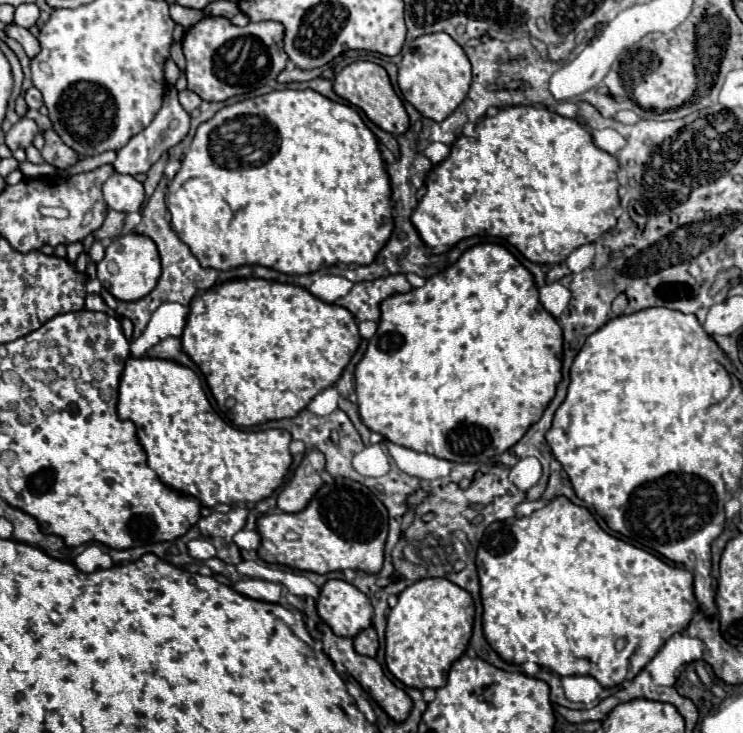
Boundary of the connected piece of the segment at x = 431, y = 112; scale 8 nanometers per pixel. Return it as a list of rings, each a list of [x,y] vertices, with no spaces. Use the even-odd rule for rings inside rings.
[[[447,33],[421,35],[409,45],[409,51],[403,55],[397,83],[405,101],[409,101],[423,117],[443,121],[467,97],[471,85],[471,63],[465,51]]]

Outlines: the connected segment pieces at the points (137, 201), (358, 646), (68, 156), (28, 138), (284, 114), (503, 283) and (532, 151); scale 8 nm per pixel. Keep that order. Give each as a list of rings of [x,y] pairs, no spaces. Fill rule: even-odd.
[[[113,173],[105,183],[103,183],[103,199],[109,205],[109,209],[115,211],[141,211],[143,205],[143,185],[133,179],[131,175],[121,175]]]
[[[373,627],[361,631],[361,633],[353,639],[353,643],[355,643],[355,651],[357,651],[359,655],[367,655],[367,657],[373,657],[373,659],[377,657],[379,641],[377,641],[377,633],[375,633]]]
[[[45,131],[45,147],[43,147],[43,151],[41,151],[41,155],[43,155],[43,159],[49,163],[49,165],[53,165],[53,167],[57,167],[57,169],[65,169],[67,165],[73,165],[77,159],[79,159],[79,155],[75,153],[75,151],[71,151],[61,139],[59,139],[59,135],[55,133],[55,131]]]
[[[19,119],[9,133],[5,133],[5,145],[15,151],[15,149],[25,149],[33,143],[33,137],[39,133],[39,127],[31,119]]]
[[[283,89],[283,91],[271,91],[267,95],[239,101],[233,105],[223,107],[213,119],[201,123],[197,127],[197,133],[193,137],[193,143],[187,151],[187,155],[181,161],[181,169],[175,175],[175,179],[167,187],[167,209],[171,213],[171,223],[179,239],[187,243],[191,253],[199,259],[199,263],[207,269],[217,271],[229,271],[241,265],[263,265],[277,269],[287,275],[305,275],[315,273],[323,267],[331,267],[337,263],[347,265],[369,265],[373,263],[375,255],[383,249],[387,239],[393,231],[393,215],[391,215],[391,185],[389,175],[385,171],[385,161],[379,151],[379,143],[375,135],[367,129],[361,115],[351,107],[343,103],[335,103],[311,89],[295,91],[295,89]]]
[[[483,243],[465,251],[459,257],[459,261],[451,265],[451,269],[447,269],[445,273],[427,279],[427,283],[421,289],[411,289],[409,293],[391,295],[391,299],[383,301],[377,333],[369,339],[367,353],[355,369],[355,393],[357,393],[359,415],[361,421],[371,431],[383,435],[387,441],[395,445],[419,453],[429,453],[453,463],[485,463],[487,459],[511,449],[525,435],[525,431],[541,419],[545,407],[555,397],[557,383],[561,381],[561,351],[563,351],[563,331],[557,319],[553,319],[539,303],[539,291],[533,283],[533,275],[505,247],[495,243]]]
[[[519,105],[519,107],[503,107],[503,109],[497,111],[495,117],[485,117],[483,121],[479,121],[475,125],[475,135],[473,137],[463,137],[461,135],[451,145],[451,155],[445,161],[441,161],[439,165],[435,165],[431,169],[431,173],[429,173],[429,177],[425,181],[427,193],[423,195],[423,199],[417,205],[417,209],[413,211],[411,221],[413,221],[415,229],[419,231],[423,243],[435,255],[447,253],[461,239],[467,239],[467,237],[473,237],[473,235],[481,235],[481,237],[499,237],[499,239],[507,241],[525,259],[529,259],[533,263],[539,263],[539,265],[557,265],[557,263],[563,263],[577,247],[597,241],[603,233],[607,233],[611,227],[615,227],[617,213],[619,213],[619,195],[617,195],[619,181],[617,181],[617,169],[619,169],[617,159],[613,155],[601,151],[599,147],[595,147],[595,143],[591,139],[591,133],[579,121],[561,117],[561,115],[557,115],[557,113],[553,113],[553,111],[545,109],[545,107],[525,107],[525,105]]]

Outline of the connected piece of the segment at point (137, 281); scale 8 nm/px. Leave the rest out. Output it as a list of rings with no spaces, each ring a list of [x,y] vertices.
[[[131,233],[131,235],[121,235],[113,239],[107,249],[105,249],[105,259],[97,263],[97,277],[103,283],[103,287],[119,301],[137,301],[149,295],[161,275],[161,261],[157,247],[151,239]]]

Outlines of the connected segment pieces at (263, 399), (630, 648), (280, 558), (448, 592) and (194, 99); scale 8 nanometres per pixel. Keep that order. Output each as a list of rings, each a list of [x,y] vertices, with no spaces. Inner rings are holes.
[[[241,279],[241,281],[225,281],[219,283],[215,287],[211,287],[209,291],[197,295],[191,305],[189,305],[189,317],[187,317],[187,325],[185,331],[181,335],[181,345],[183,345],[183,353],[187,353],[193,363],[201,369],[201,373],[205,375],[205,381],[213,393],[213,397],[217,399],[217,405],[223,413],[227,413],[231,417],[231,421],[237,427],[255,427],[261,425],[265,421],[277,421],[277,419],[289,419],[299,415],[299,411],[303,411],[307,407],[307,403],[311,403],[311,399],[319,393],[325,391],[327,387],[335,385],[337,379],[341,377],[345,365],[351,361],[353,353],[357,351],[361,343],[359,337],[359,329],[357,329],[357,321],[355,317],[339,305],[329,305],[323,303],[321,299],[313,297],[307,289],[297,287],[297,285],[287,285],[287,283],[277,283],[277,281],[265,281],[265,279]]]
[[[557,497],[553,501],[549,501],[543,509],[533,511],[529,517],[517,517],[513,521],[497,521],[491,523],[485,529],[485,535],[479,543],[477,549],[477,571],[479,571],[479,581],[481,581],[481,599],[483,599],[483,631],[485,631],[485,639],[489,641],[489,645],[497,651],[497,655],[513,665],[523,665],[527,661],[537,663],[539,667],[545,667],[561,677],[567,675],[591,675],[599,681],[601,687],[615,687],[623,681],[629,681],[631,677],[635,677],[657,653],[657,649],[677,631],[683,631],[687,627],[687,623],[691,621],[693,613],[697,611],[697,599],[693,595],[693,575],[687,569],[681,567],[673,567],[667,565],[665,561],[657,559],[655,555],[637,549],[609,533],[605,533],[595,519],[591,517],[591,513],[585,507],[579,507],[575,503],[571,503],[567,497]],[[617,639],[625,639],[625,647],[623,651],[615,649],[615,641]]]
[[[337,479],[333,485],[327,483],[315,493],[313,501],[301,513],[269,513],[259,517],[257,533],[261,537],[261,547],[257,555],[271,565],[285,565],[297,571],[311,571],[311,573],[331,573],[331,571],[365,571],[375,575],[383,567],[385,555],[385,541],[387,541],[387,509],[385,505],[361,483],[349,479]]]
[[[419,579],[399,593],[397,605],[387,617],[385,663],[387,669],[407,687],[439,689],[447,683],[451,663],[459,659],[473,633],[473,599],[449,579]]]
[[[185,89],[185,91],[179,93],[179,103],[181,103],[181,107],[183,107],[187,113],[193,113],[203,101],[201,101],[201,97],[199,97],[197,93]]]

